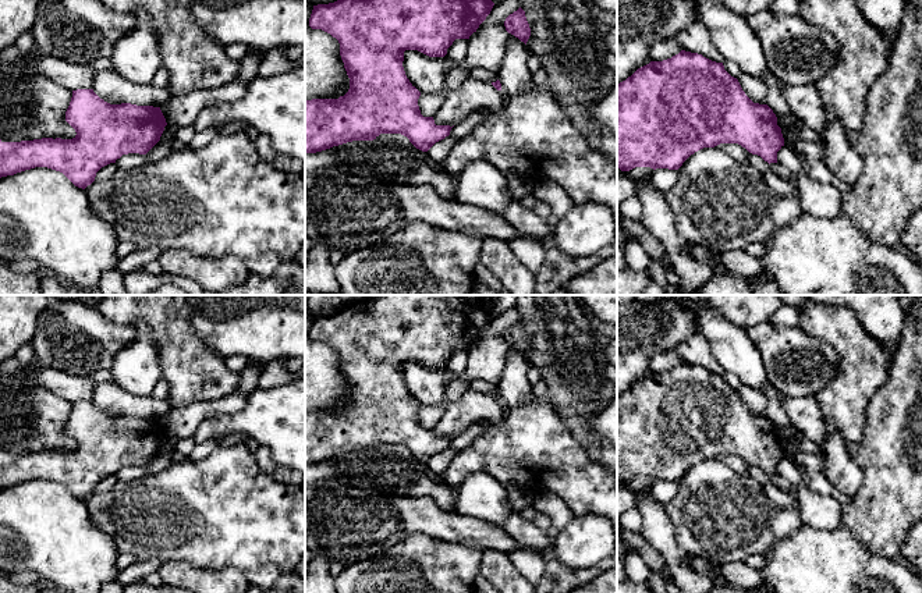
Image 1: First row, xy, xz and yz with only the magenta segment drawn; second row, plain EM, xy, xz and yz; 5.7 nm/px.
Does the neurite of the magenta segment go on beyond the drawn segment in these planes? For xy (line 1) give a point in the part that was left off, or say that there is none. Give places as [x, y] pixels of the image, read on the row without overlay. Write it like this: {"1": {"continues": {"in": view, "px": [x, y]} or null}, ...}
{"1": {"continues": null}}

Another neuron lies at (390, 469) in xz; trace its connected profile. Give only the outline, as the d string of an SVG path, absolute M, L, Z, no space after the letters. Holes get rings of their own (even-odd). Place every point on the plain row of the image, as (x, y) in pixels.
M380 445L373 452L352 452L326 464L348 475L337 483L398 497L432 498L442 509L455 511L457 490L401 445Z

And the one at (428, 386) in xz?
M405 362L403 379L407 390L421 406L446 405L444 395L451 380L461 377L471 381L465 373L454 373L450 369L429 369L418 362Z

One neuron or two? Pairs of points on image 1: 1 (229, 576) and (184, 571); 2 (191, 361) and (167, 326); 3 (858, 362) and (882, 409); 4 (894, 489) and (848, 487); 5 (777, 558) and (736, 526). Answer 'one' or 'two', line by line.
1: one
2: one
3: two
4: two
5: two

